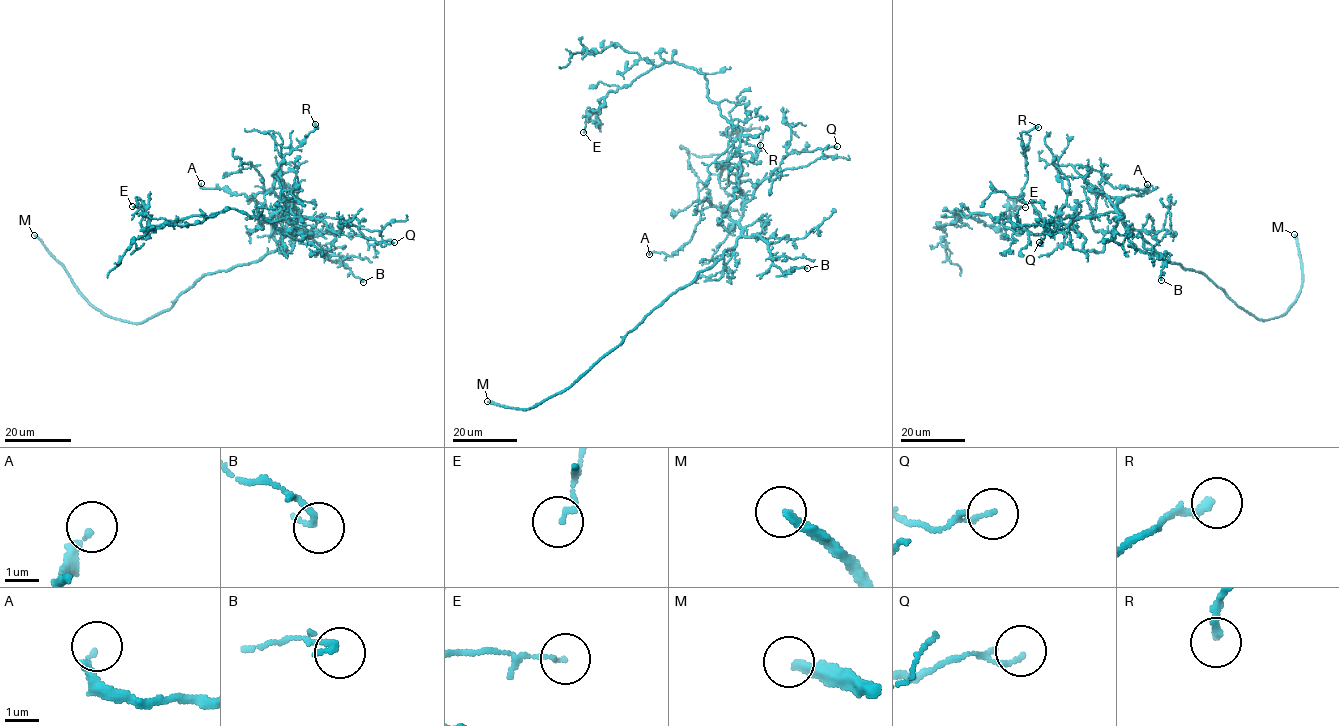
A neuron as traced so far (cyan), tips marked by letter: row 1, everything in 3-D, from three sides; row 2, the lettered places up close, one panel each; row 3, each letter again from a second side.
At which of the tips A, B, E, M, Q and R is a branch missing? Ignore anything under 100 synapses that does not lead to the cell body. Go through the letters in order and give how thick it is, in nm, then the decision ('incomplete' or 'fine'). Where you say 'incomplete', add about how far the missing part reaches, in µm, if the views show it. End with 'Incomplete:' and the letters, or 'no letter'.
A: 200 nm thick; fine
B: 190 nm thick; fine
E: 140 nm thick; fine
M: 280 nm thick; incomplete; about 30 µm are missing
Q: 120 nm thick; fine
R: 240 nm thick; fine
Incomplete: M

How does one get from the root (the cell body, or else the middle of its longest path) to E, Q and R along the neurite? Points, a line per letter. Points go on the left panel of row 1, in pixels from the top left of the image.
E: (274, 220), (271, 236), (290, 252), (295, 223), (284, 234), (260, 212), (227, 208), (147, 234), (132, 206)
Q: (274, 220), (289, 206), (300, 216), (323, 221), (338, 232), (356, 218), (365, 236), (378, 243), (394, 242)
R: (274, 220), (271, 236), (280, 252), (290, 252), (295, 223), (279, 200), (274, 172), (315, 124)

